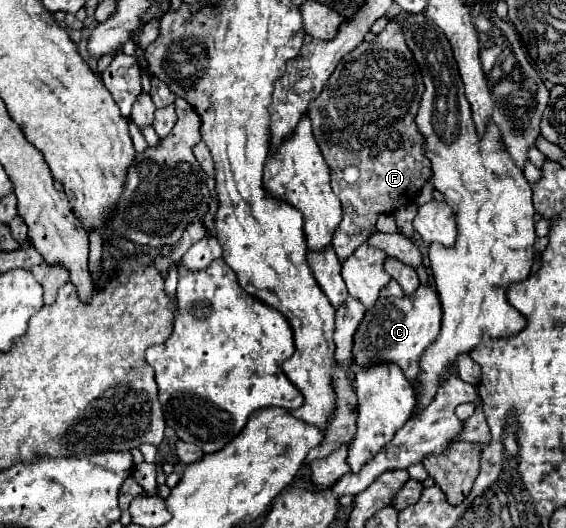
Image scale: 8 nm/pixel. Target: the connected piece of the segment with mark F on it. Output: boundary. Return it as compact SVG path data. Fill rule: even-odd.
M391 18L373 42L363 42L337 64L325 92L321 92L309 108L313 136L323 152L325 164L329 166L331 188L343 206L343 222L333 236L333 248L341 260L349 258L353 250L367 240L367 236L375 230L375 220L381 212L391 214L399 206L415 202L419 190L431 178L431 162L425 156L425 136L417 130L415 122L423 90L423 78L413 52L405 42L403 24L397 18ZM345 168L357 168L357 172L361 172L359 178L355 182L347 182L343 176Z

